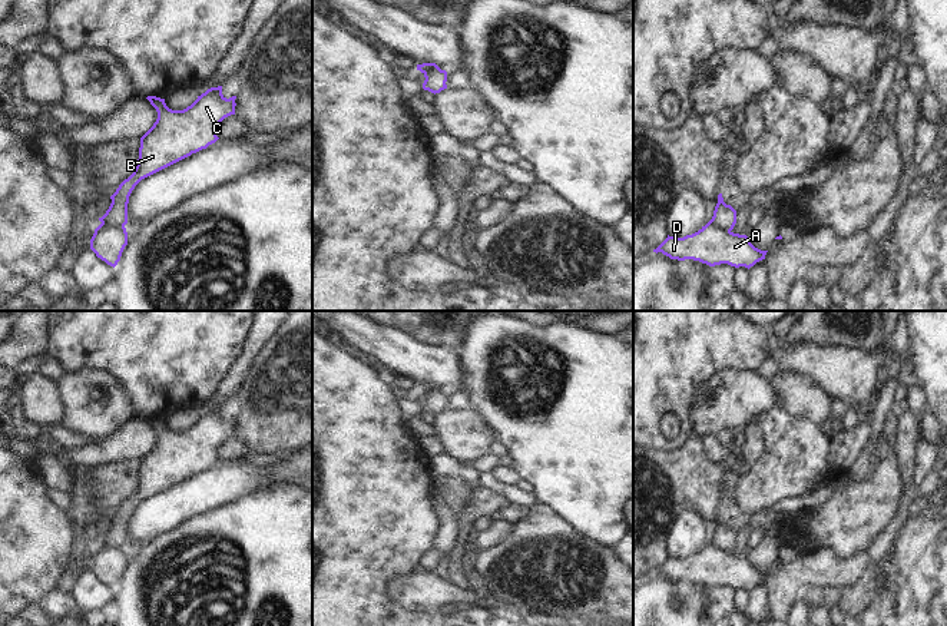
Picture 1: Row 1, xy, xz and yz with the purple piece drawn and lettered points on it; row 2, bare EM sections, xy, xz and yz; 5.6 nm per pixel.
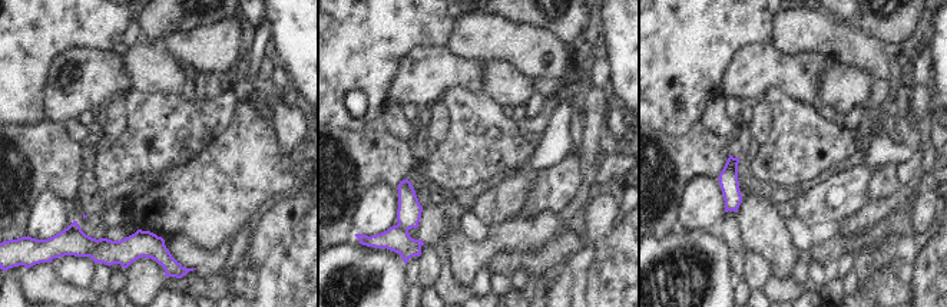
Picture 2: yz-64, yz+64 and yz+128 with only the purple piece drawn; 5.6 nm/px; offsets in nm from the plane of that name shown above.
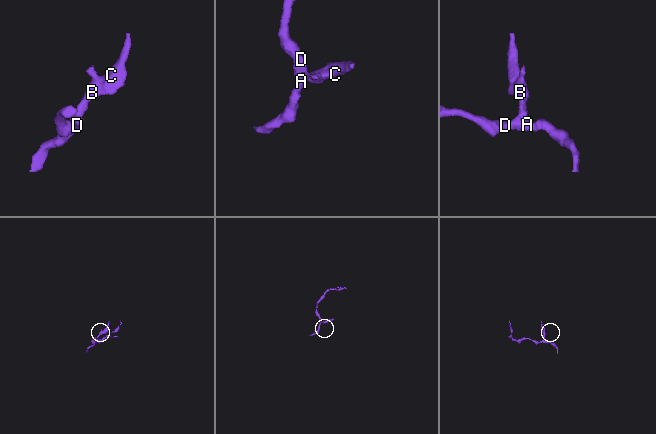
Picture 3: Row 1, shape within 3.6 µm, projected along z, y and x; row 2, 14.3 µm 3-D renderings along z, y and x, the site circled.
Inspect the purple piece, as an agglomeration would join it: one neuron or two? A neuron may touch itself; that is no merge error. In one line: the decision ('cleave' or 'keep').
cleave

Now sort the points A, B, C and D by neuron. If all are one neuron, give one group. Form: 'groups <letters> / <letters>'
groups A D / B C

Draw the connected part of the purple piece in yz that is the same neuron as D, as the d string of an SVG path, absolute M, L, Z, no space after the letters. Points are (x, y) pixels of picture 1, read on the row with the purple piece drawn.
M711 221L698 232L683 238L669 236L653 252L662 252L670 259L693 259L709 266L728 264L751 268L765 259L768 251L755 248L746 235L728 232Z

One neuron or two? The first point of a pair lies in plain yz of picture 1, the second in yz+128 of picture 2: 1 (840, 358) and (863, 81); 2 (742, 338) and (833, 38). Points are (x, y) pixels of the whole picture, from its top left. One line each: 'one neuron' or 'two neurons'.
1: two neurons
2: two neurons

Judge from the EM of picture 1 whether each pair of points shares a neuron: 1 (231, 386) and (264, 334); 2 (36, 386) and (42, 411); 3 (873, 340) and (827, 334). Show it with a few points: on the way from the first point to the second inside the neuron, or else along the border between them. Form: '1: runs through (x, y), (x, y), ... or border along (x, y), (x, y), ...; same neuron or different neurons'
1: runs through (237, 373), (252, 347); same neuron
2: runs through (37, 391), (42, 406); same neuron
3: runs through (861, 338), (838, 334); same neuron

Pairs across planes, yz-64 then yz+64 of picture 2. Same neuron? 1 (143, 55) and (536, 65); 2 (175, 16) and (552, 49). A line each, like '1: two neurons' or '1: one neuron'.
1: two neurons
2: two neurons

